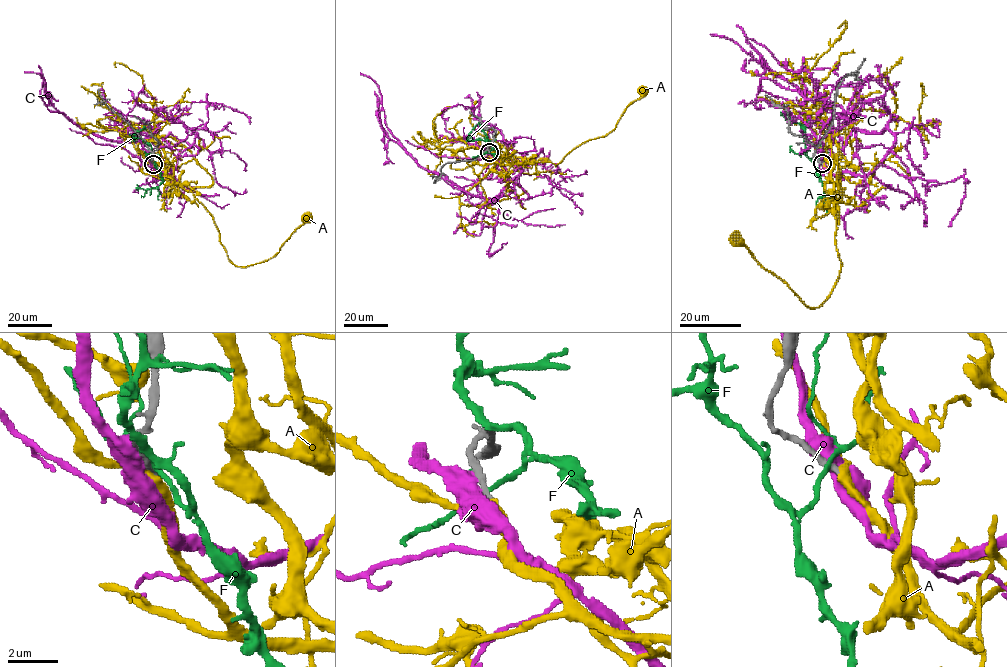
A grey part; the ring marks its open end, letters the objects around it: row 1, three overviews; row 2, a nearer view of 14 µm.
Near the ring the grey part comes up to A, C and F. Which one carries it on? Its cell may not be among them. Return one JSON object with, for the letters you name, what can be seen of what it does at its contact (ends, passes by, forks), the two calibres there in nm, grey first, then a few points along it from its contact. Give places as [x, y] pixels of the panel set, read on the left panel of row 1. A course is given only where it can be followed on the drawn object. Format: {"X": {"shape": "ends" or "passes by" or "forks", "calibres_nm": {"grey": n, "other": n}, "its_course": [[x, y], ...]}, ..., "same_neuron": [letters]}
{"A": {"shape": "passes by", "calibres_nm": {"grey": 240, "other": 340}, "its_course": [[153, 164], [161, 177], [174, 180], [192, 192], [212, 216], [220, 242], [236, 266], [273, 257], [309, 219]]}, "same_neuron": ["A"]}

